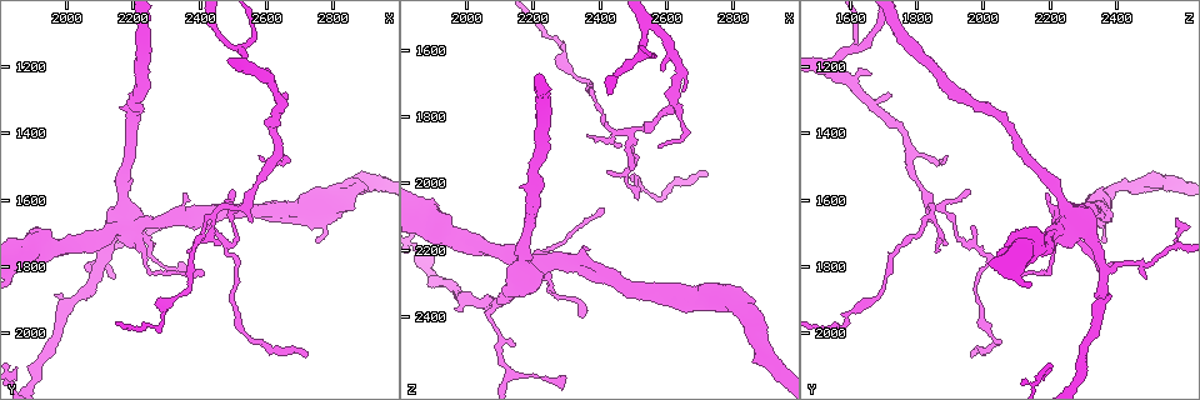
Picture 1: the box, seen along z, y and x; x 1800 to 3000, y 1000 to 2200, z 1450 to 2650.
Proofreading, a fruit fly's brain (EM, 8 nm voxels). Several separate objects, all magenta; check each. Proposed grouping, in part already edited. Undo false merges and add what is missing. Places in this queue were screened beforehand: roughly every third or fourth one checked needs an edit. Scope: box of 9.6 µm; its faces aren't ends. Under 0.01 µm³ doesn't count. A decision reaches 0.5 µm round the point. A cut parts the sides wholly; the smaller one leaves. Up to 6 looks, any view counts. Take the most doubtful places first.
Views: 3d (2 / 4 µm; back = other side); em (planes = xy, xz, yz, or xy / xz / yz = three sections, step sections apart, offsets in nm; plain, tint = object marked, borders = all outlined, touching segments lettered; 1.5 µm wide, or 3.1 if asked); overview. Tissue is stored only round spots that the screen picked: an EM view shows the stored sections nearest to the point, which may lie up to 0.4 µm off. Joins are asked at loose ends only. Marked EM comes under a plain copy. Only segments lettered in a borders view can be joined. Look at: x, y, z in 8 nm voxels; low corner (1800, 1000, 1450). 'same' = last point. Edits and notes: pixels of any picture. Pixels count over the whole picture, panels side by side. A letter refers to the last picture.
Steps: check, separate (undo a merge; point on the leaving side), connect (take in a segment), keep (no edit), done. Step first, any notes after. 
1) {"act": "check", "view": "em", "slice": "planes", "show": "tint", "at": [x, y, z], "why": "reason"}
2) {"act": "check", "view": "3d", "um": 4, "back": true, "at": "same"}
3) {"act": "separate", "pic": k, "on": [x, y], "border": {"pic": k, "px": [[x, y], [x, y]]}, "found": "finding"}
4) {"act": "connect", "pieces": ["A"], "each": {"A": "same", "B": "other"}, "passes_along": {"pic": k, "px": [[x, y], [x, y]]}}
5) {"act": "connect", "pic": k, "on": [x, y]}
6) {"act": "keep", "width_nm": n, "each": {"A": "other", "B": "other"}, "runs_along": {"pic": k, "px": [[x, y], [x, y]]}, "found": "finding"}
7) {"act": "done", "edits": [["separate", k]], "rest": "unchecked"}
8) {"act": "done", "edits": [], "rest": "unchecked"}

{"act": "check", "view": "3d", "um": 4, "at": [2210, 1680, 2240], "why": "thick turns thin"}

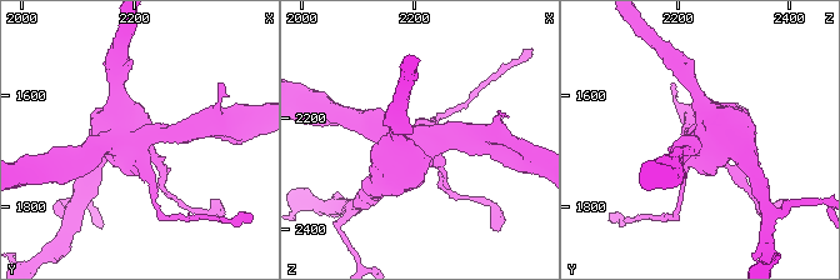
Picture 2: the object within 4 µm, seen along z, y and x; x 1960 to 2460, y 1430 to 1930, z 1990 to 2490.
{"act": "check", "view": "em", "slice": "planes", "show": "tint", "at": [2215, 1685, 2235], "why": "shape alone is not enough"}

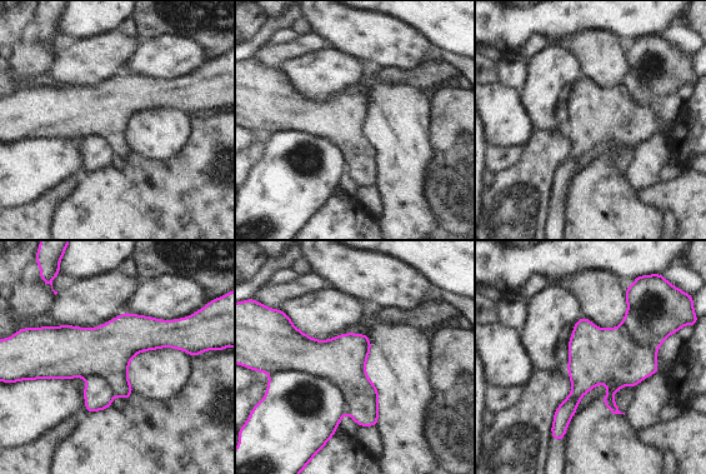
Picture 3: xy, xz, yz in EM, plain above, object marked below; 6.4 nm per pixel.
{"act": "check", "view": "em", "slice": "planes", "show": "borders", "at": "same", "why": "what lies round it"}

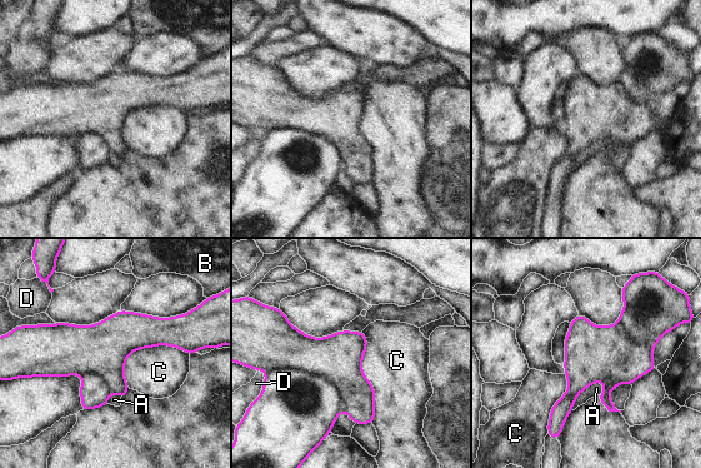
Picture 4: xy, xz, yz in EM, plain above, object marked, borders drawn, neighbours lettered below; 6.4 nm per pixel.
{"act": "separate", "pic": 4, "on": [298, 408], "width_nm": 380, "each": {"A": "other", "B": "other", "C": "other", "D": "other"}, "border": {"pic": 4, "px": [[266, 371], [325, 376], [345, 409]]}, "found": "a second neuron is stuck on"}

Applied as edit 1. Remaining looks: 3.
{"act": "check", "view": "3d", "um": 4, "at": [2340, 1790, 2410], "why": "free end"}

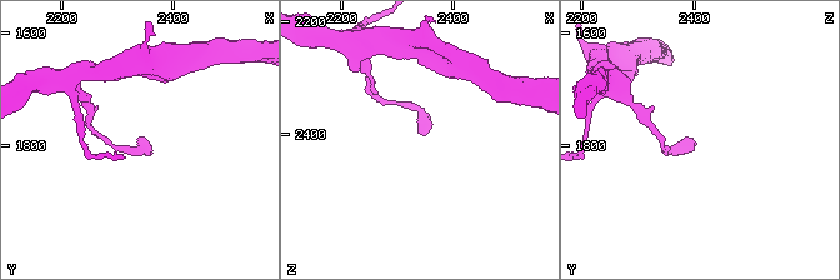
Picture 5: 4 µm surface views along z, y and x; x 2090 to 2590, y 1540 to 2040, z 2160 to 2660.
{"act": "check", "view": "em", "slice": "planes", "show": "borders", "at": [2345, 1785, 2400]}

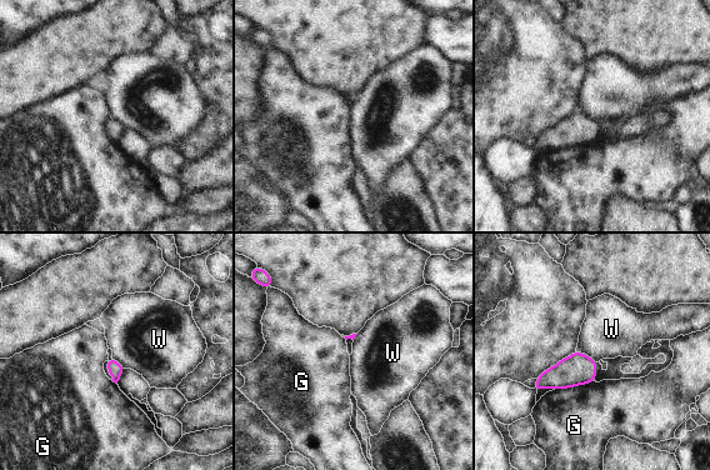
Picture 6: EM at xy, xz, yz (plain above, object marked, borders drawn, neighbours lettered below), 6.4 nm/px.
{"act": "keep", "each": {"G": "other", "W": "other"}, "border": {"pic": 6, "px": [[576, 350], [598, 361]]}, "found": "no lettered segment goes on from it"}

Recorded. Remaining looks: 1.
{"act": "done", "edits": [["separate", 4]], "rest": "unchecked"}

